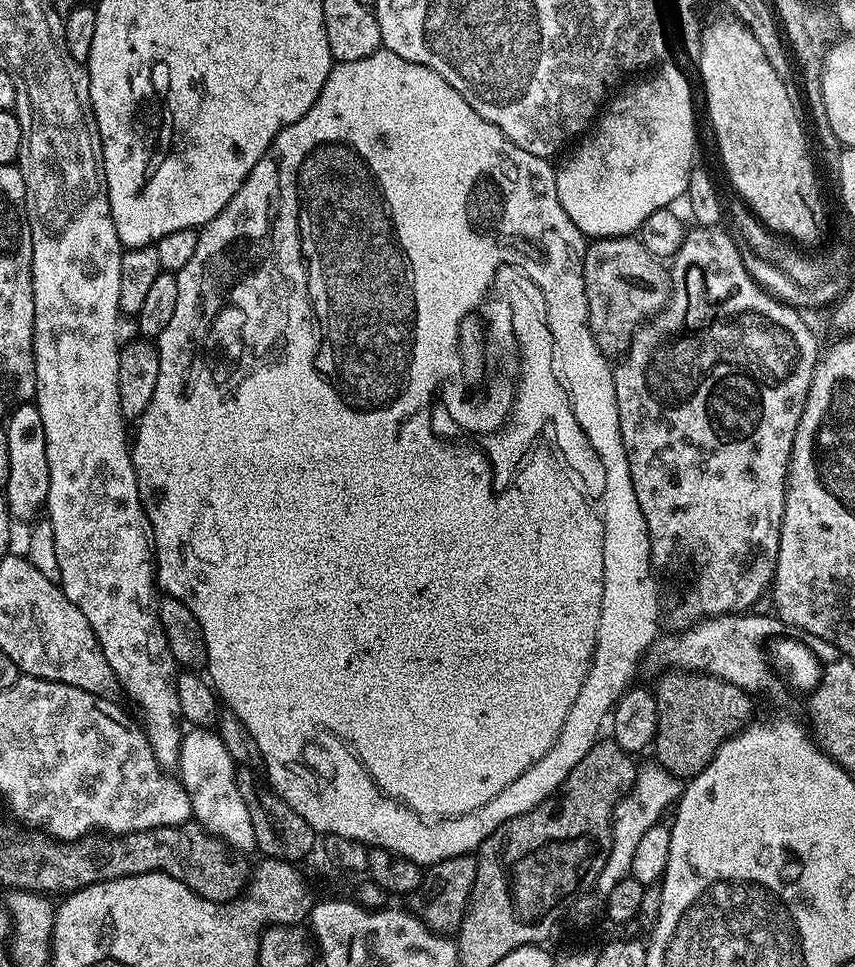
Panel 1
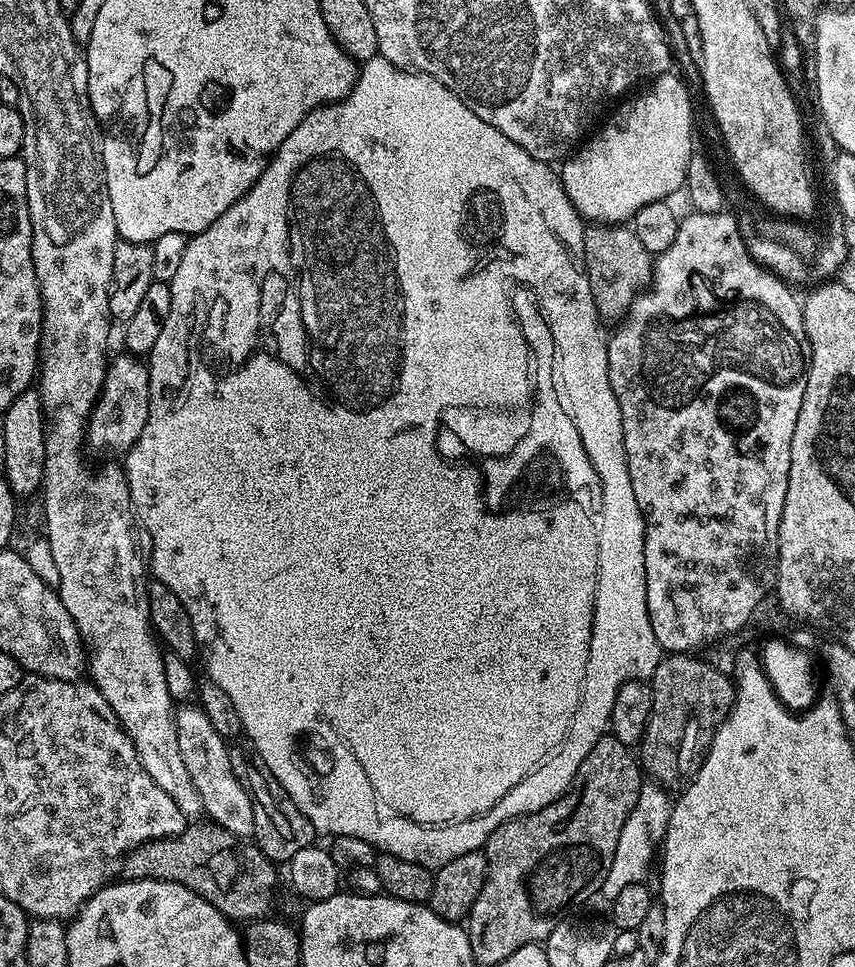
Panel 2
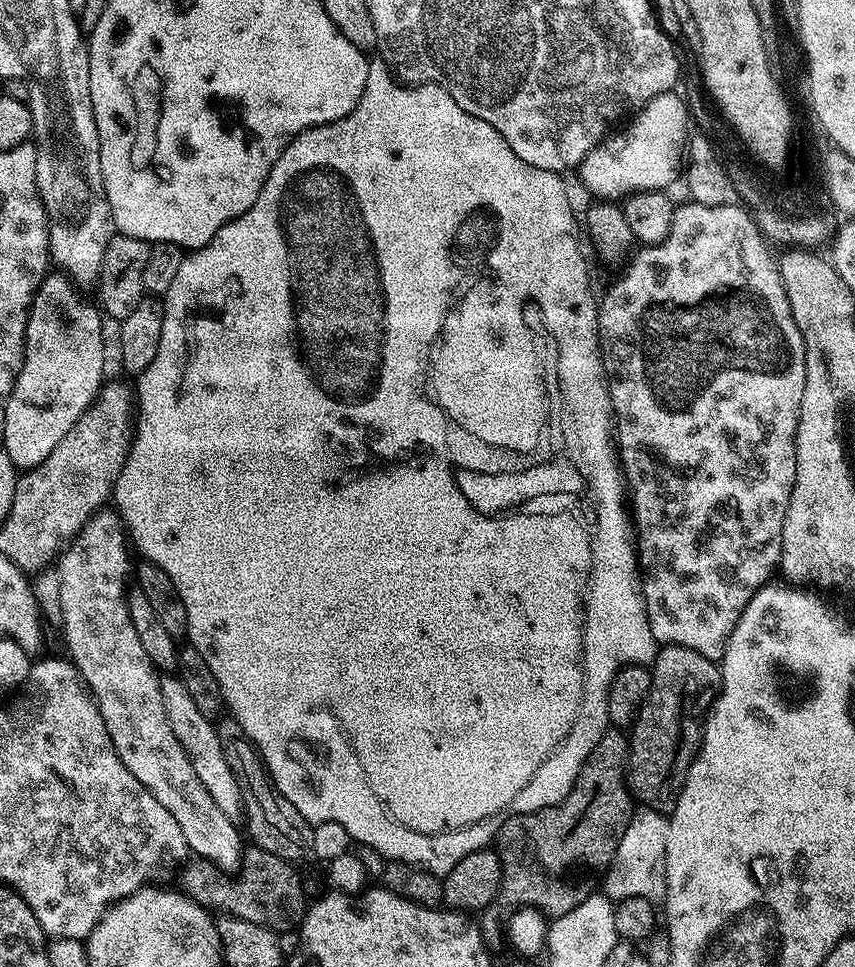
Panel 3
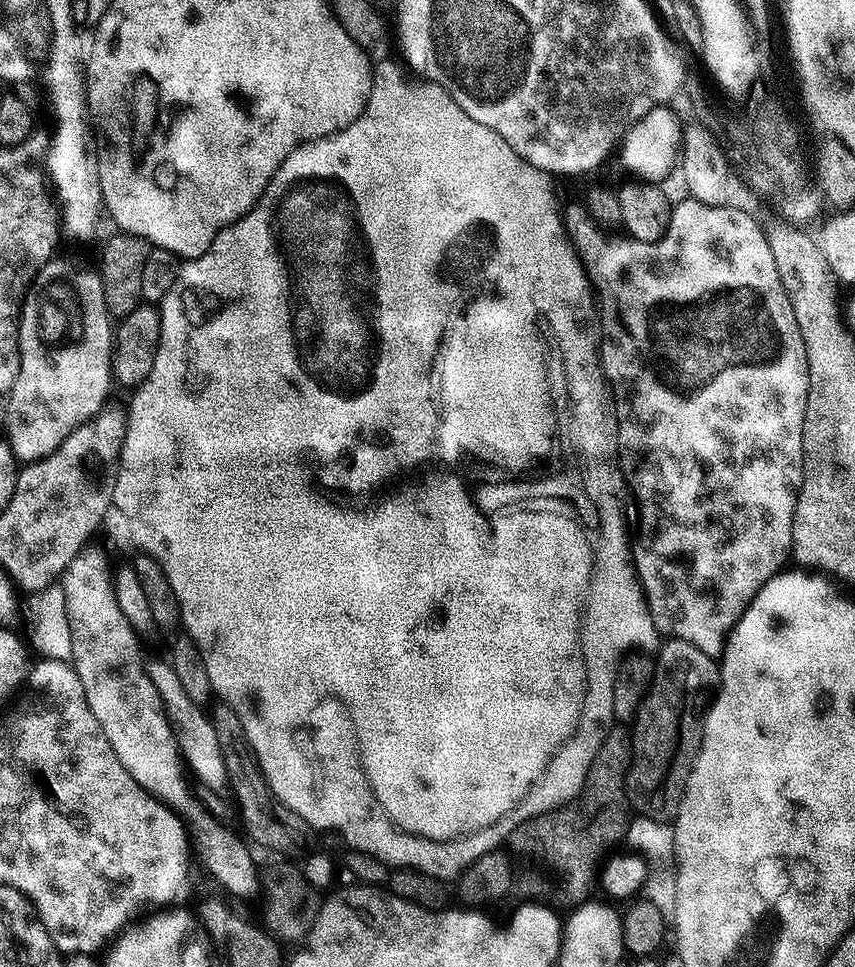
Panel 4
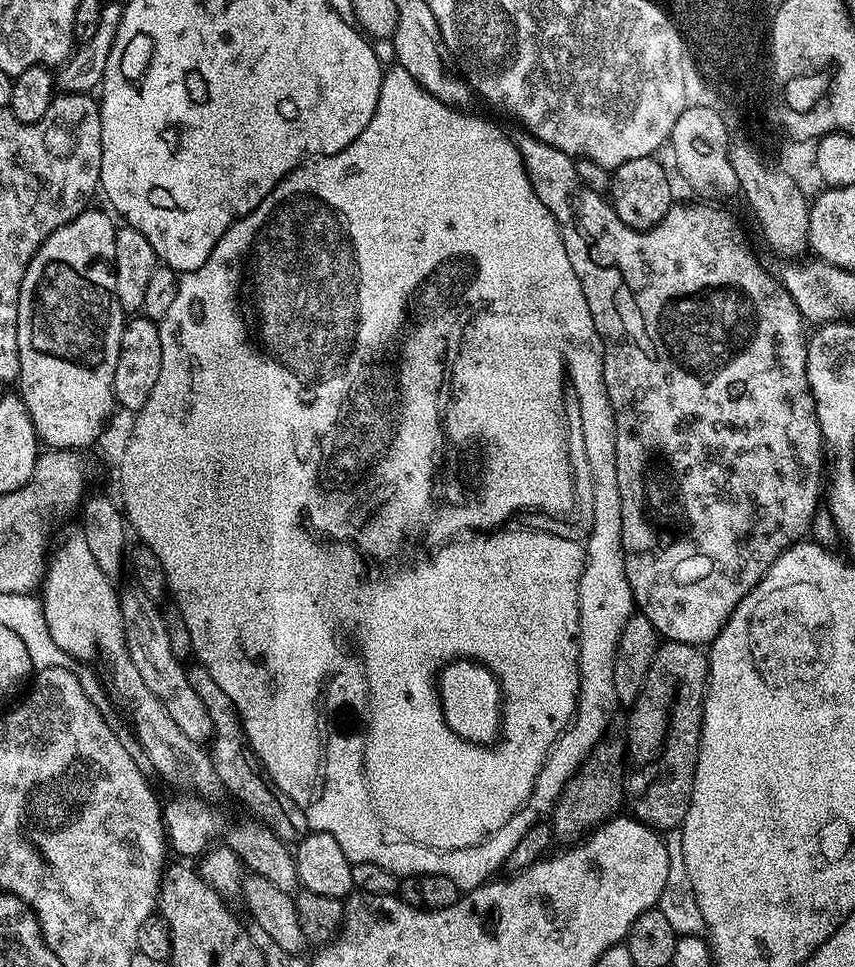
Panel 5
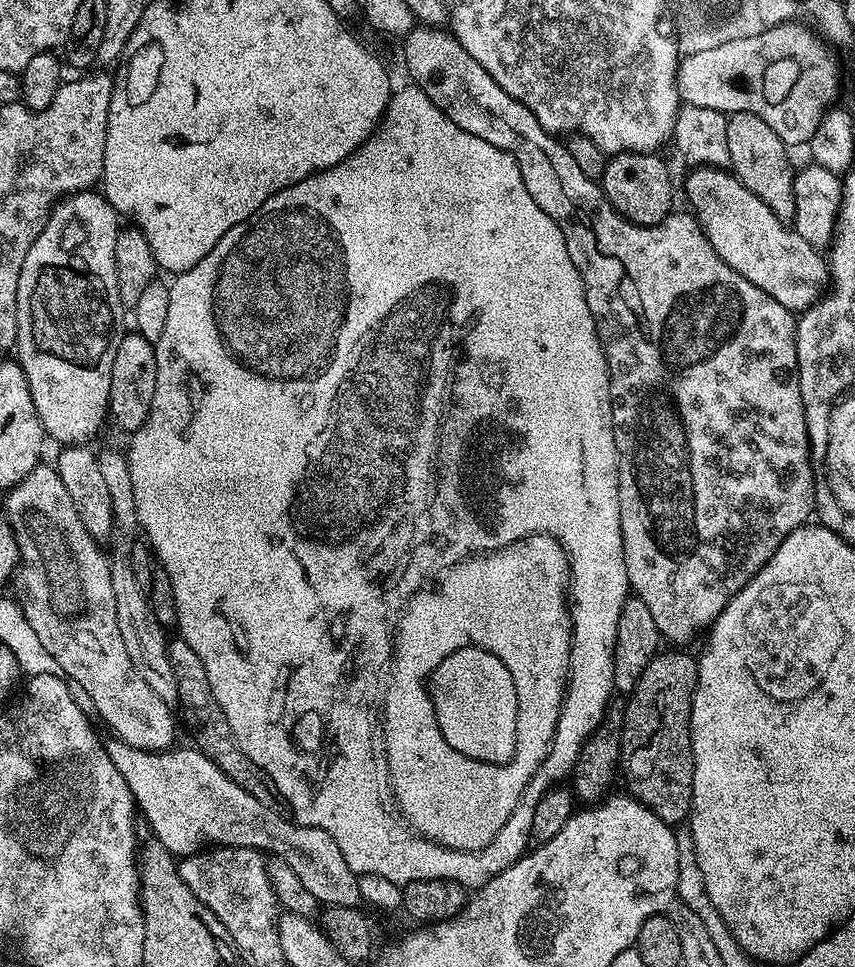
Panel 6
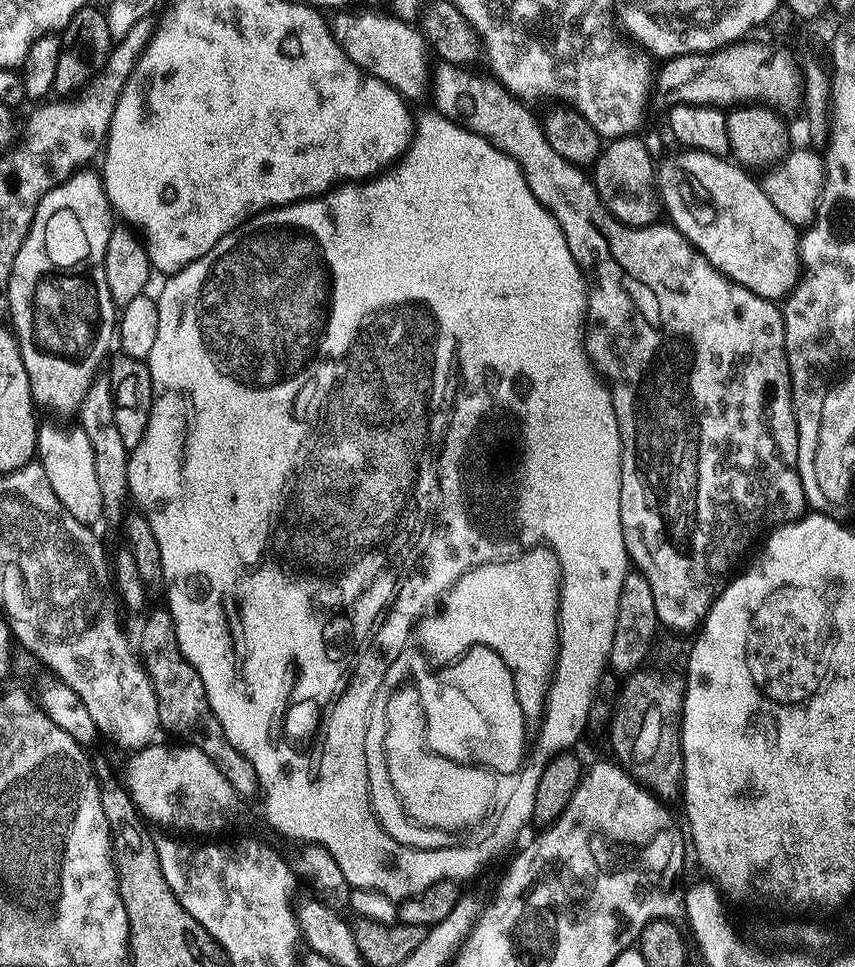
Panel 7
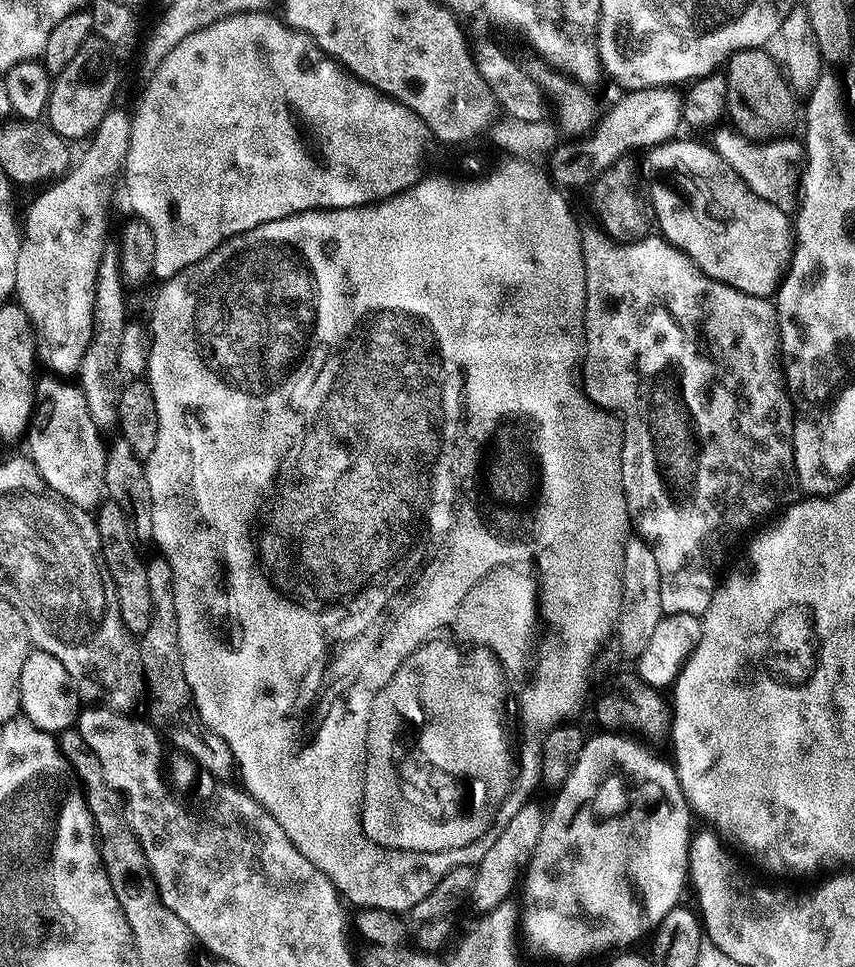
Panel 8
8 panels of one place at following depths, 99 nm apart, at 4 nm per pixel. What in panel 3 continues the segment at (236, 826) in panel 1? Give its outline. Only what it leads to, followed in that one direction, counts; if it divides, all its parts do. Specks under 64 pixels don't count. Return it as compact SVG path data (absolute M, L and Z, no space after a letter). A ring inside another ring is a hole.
M179 678L161 679L160 689L164 709L170 722L170 730L174 730L174 738L178 738L182 750L186 750L194 766L194 774L198 774L202 786L206 786L206 794L214 798L218 810L222 810L222 814L226 814L226 818L233 822L239 821L244 816L244 799L238 782L226 762L226 754L222 754L222 742L217 725L198 711L198 706L194 706L194 698L190 698L186 686Z

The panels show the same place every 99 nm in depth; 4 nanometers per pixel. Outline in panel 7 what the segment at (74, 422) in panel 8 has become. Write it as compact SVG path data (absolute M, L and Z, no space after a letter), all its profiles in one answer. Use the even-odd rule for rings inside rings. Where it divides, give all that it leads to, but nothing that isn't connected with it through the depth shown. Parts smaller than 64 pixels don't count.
M41 423L36 430L36 456L46 470L46 478L50 478L50 486L54 486L54 494L58 494L62 506L66 506L78 522L95 525L95 520L103 517L104 507L102 489L98 487L98 473L94 470L94 446L90 446L86 430L78 426L67 428L64 424Z

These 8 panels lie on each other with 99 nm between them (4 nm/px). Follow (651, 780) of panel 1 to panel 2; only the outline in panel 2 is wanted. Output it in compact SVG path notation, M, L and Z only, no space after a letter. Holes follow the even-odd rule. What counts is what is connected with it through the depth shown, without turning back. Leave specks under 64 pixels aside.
M645 783L638 794L638 802L630 810L622 830L618 834L618 850L614 850L614 862L610 862L610 870L602 881L602 893L605 901L611 902L626 886L643 884L649 878L648 867L652 859L657 859L658 845L668 832L668 823L672 817L673 797L659 784Z

